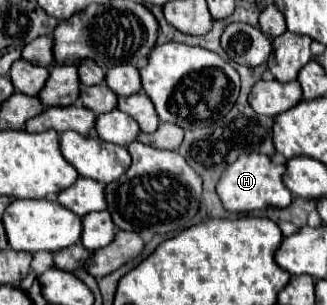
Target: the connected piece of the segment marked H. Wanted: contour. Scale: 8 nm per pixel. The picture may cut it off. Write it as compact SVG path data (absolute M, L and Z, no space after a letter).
M257 152L243 154L233 164L229 164L229 168L225 168L225 172L221 174L217 182L217 194L223 206L229 212L237 212L237 214L247 214L247 212L263 210L263 208L287 208L293 196L281 180L283 174L285 174L285 166L273 164L269 156L257 154Z

